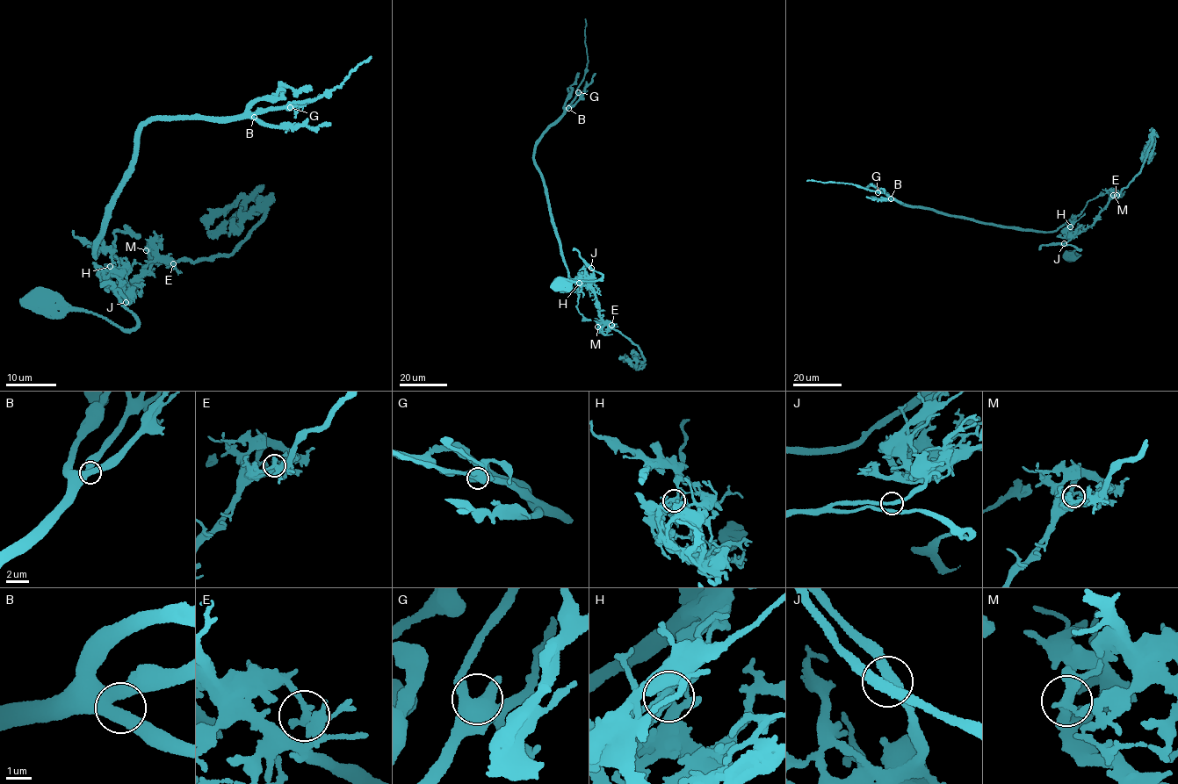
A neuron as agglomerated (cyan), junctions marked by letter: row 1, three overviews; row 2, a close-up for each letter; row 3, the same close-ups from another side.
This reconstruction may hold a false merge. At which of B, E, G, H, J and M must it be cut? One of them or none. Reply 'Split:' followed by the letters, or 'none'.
Split: H

